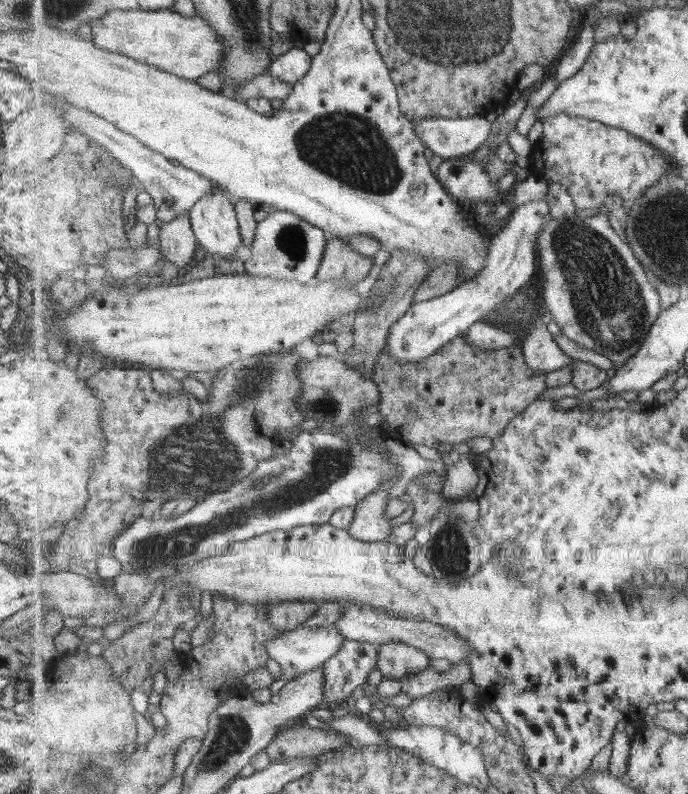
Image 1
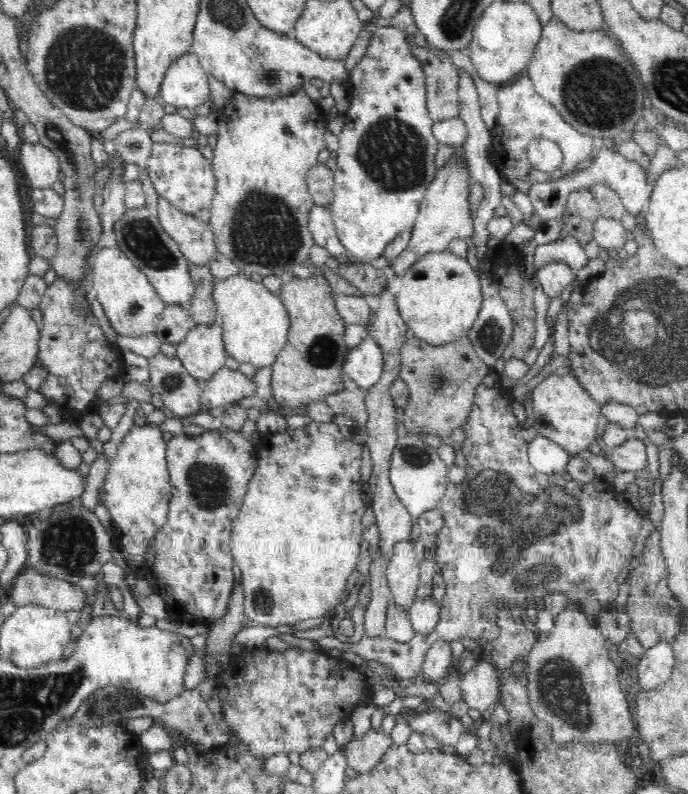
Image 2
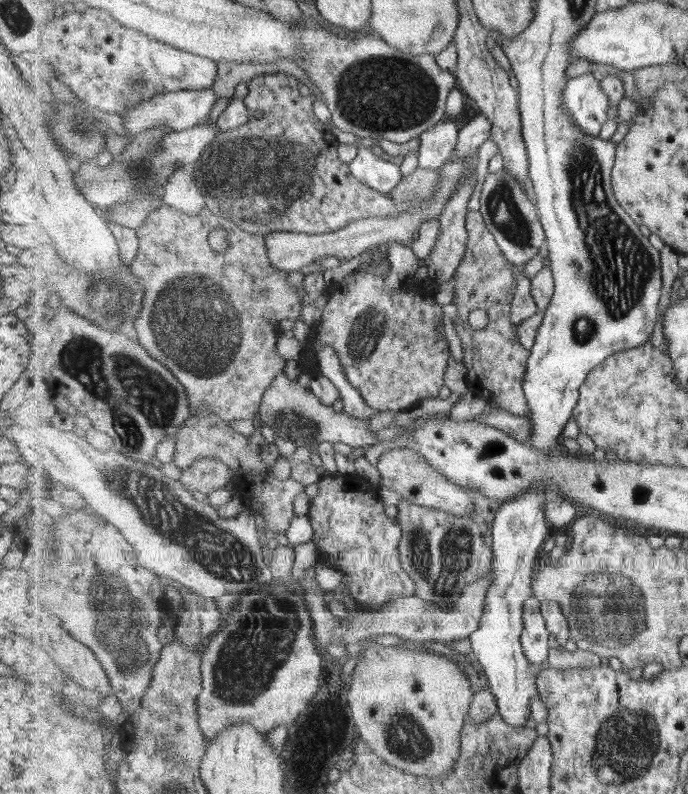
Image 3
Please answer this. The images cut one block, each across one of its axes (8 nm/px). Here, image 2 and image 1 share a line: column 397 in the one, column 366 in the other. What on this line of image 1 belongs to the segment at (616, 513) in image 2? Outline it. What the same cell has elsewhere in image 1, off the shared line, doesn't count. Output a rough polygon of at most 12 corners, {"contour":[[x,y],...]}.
{"contour":[[343,639],[323,664],[324,706],[344,704],[378,668],[379,646]]}

